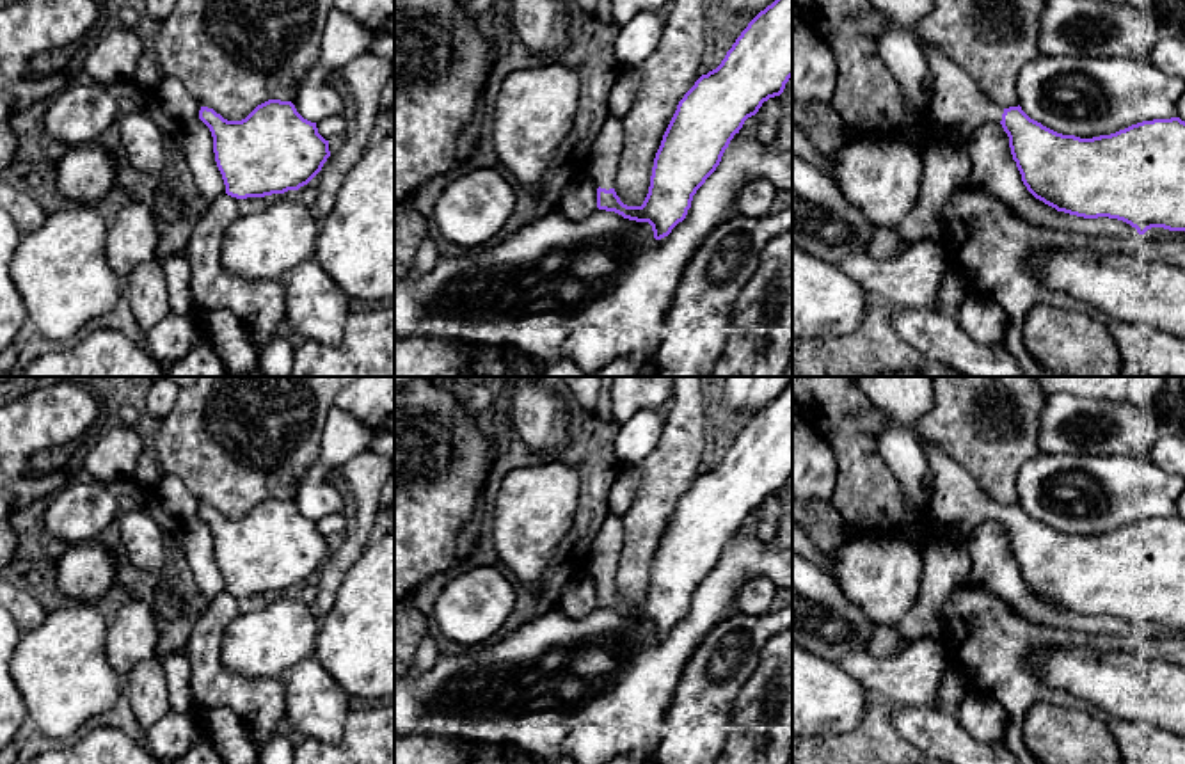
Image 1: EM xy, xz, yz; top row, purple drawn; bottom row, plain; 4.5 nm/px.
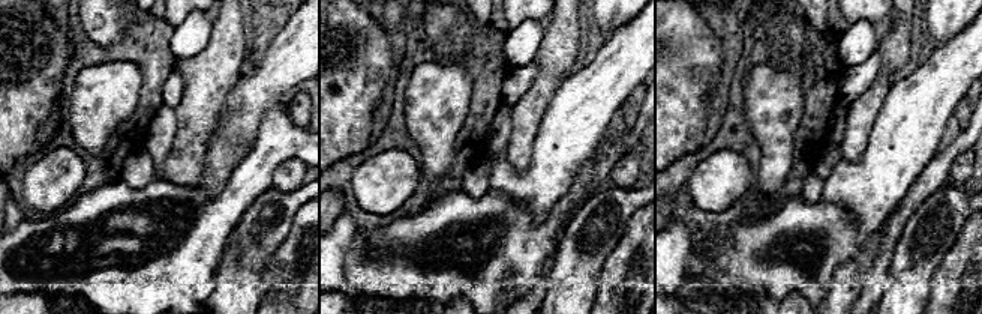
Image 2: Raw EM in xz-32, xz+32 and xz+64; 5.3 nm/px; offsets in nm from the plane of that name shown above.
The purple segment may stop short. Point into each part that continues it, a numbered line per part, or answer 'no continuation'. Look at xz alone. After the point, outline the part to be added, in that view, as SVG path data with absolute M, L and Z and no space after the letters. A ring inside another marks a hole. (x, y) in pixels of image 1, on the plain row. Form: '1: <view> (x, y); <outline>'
1: xz (606, 548); M609 513L592 542L588 563L600 586L615 585L624 538L622 521Z

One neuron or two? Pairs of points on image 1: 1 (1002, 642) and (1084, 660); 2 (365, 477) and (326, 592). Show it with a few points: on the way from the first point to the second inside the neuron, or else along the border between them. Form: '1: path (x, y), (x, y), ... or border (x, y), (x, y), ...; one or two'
1: border (1033, 647), (1025, 665), (1052, 686); two
2: path (361, 505), (354, 542), (338, 564); one

